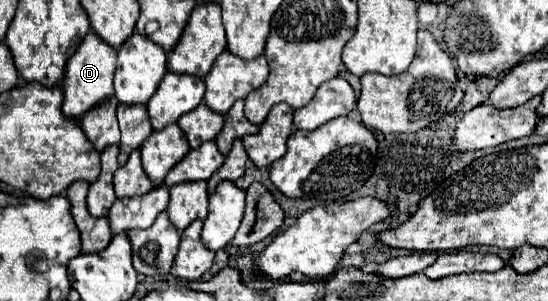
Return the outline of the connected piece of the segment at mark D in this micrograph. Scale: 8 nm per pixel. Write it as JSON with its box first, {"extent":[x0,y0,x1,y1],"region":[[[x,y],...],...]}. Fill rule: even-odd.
{"extent":[62,30,116,118],"region":[[[90,30],[66,64],[66,72],[62,78],[62,90],[64,90],[62,112],[68,118],[82,118],[84,112],[104,102],[106,98],[114,96],[114,86],[112,86],[114,70],[116,70],[116,50],[108,42],[104,42],[96,32]]]}

